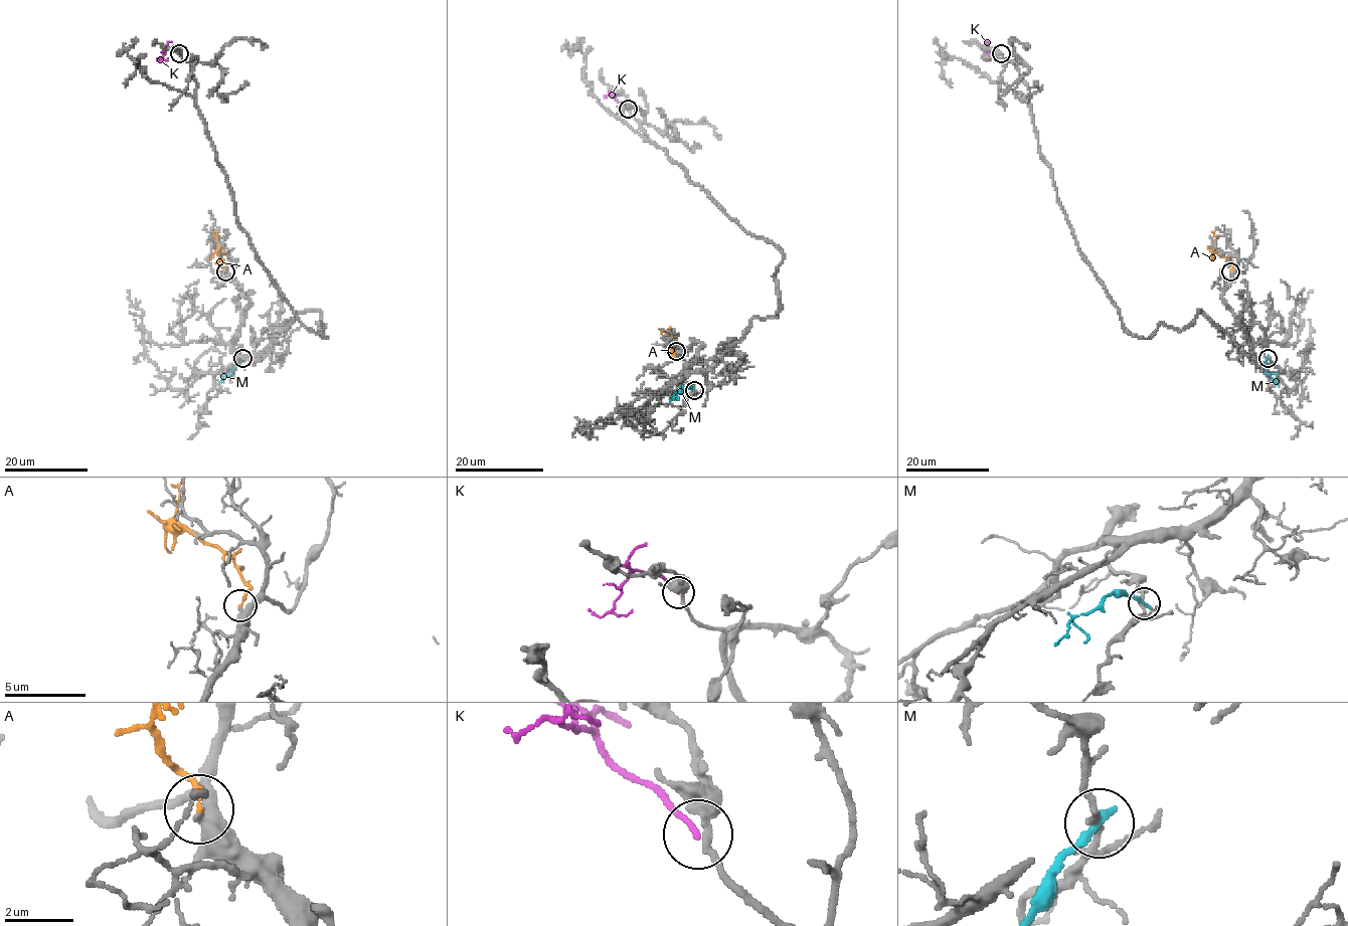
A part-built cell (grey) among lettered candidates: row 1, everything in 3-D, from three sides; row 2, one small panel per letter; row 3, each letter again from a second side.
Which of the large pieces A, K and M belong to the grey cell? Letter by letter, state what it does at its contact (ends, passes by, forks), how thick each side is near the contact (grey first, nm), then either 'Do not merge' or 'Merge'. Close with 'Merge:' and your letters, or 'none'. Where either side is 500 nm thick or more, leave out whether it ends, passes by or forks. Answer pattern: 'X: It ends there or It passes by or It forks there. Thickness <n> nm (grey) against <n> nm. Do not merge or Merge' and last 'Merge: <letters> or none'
A: It ends there. Thickness 320 nm (grey) against 170 nm. Do not merge
K: It ends there. Thickness 240 nm (grey) against 160 nm. Do not merge
M: It ends there. Thickness 180 nm (grey) against 280 nm. Do not merge
Merge: none

